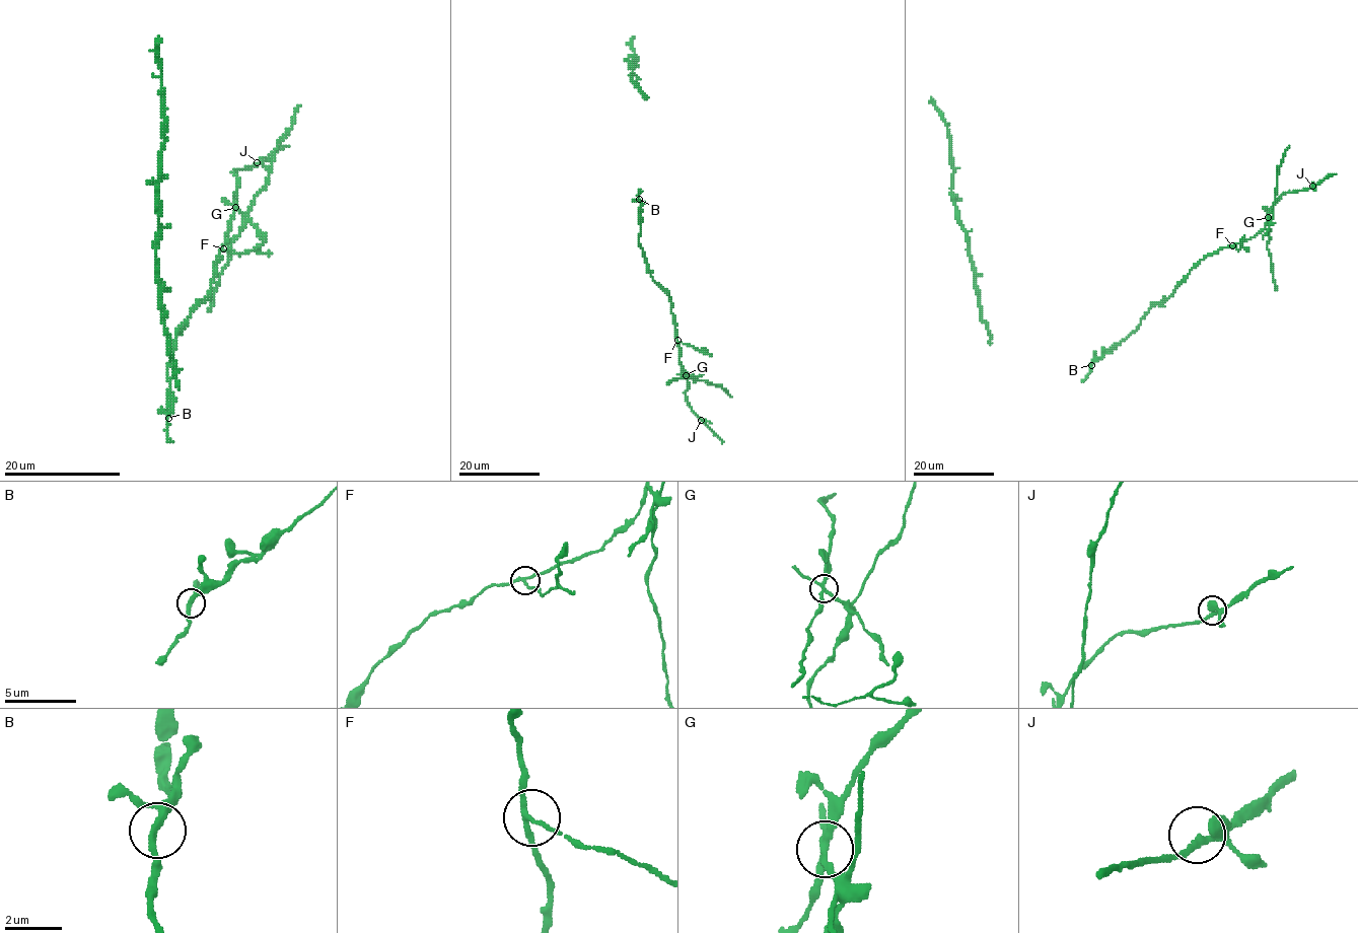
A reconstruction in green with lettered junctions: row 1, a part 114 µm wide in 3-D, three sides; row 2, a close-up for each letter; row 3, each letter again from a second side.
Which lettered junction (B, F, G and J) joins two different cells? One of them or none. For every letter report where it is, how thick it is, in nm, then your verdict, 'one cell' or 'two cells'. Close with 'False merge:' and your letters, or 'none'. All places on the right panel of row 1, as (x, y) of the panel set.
B: (1091, 365) | 220 nm | one cell
F: (1232, 245) | 170 nm | one cell
G: (1268, 217) | 240 nm | two cells
J: (1312, 186) | 200 nm | one cell
False merge: G

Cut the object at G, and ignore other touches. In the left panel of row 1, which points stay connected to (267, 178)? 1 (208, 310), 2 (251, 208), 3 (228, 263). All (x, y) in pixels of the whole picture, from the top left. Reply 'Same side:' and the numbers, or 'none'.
Same side: 1, 2, 3

